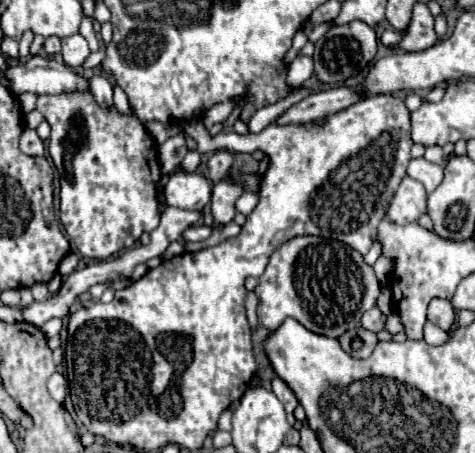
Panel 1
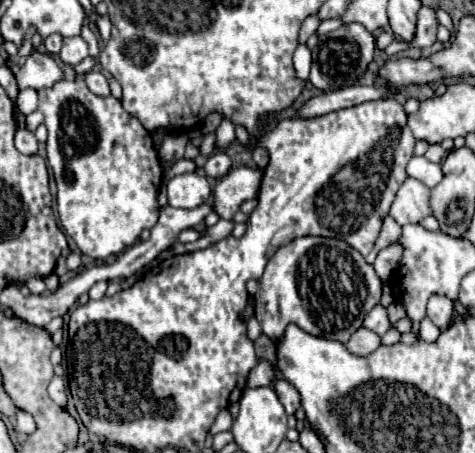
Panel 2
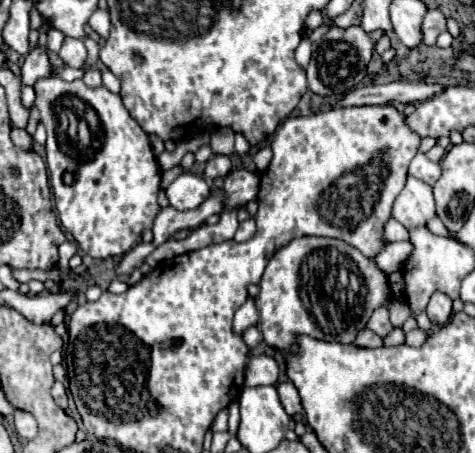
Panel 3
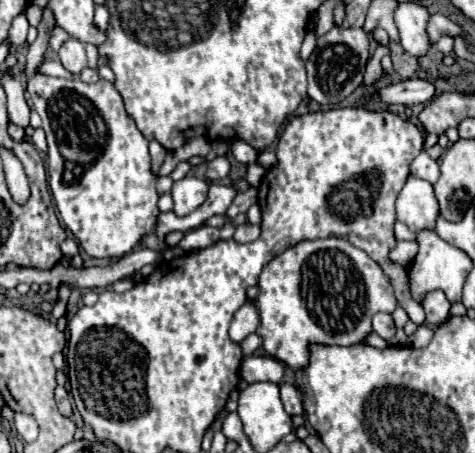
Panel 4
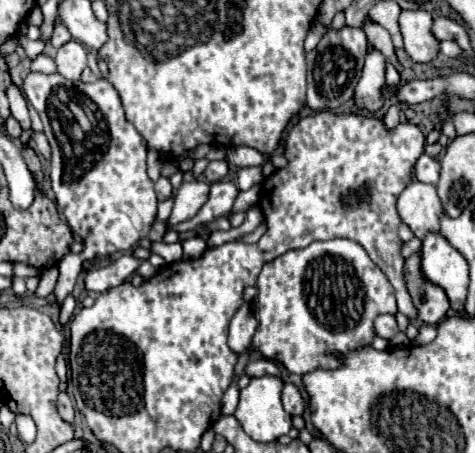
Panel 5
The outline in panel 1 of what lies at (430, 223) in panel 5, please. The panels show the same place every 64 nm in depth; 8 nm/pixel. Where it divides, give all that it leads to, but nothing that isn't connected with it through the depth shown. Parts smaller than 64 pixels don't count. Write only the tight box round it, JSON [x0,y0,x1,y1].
[388,176,426,224]

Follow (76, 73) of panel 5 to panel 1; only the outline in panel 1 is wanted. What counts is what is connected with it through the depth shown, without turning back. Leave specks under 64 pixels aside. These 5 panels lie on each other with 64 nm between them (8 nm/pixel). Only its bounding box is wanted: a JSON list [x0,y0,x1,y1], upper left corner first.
[62,34,88,66]

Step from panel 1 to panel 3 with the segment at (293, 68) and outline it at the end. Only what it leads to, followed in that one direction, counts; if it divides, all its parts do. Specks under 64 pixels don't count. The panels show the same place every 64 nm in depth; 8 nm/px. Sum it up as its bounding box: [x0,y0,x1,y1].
[296,36,312,68]

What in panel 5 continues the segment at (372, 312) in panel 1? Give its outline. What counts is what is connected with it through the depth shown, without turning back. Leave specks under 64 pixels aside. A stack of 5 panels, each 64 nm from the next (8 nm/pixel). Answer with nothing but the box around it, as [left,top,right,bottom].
[374,314,398,340]

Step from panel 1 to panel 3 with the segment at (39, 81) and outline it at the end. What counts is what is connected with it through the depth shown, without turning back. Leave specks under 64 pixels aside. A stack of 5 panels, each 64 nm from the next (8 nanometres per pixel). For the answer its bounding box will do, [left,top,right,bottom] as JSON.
[22,24,52,86]

